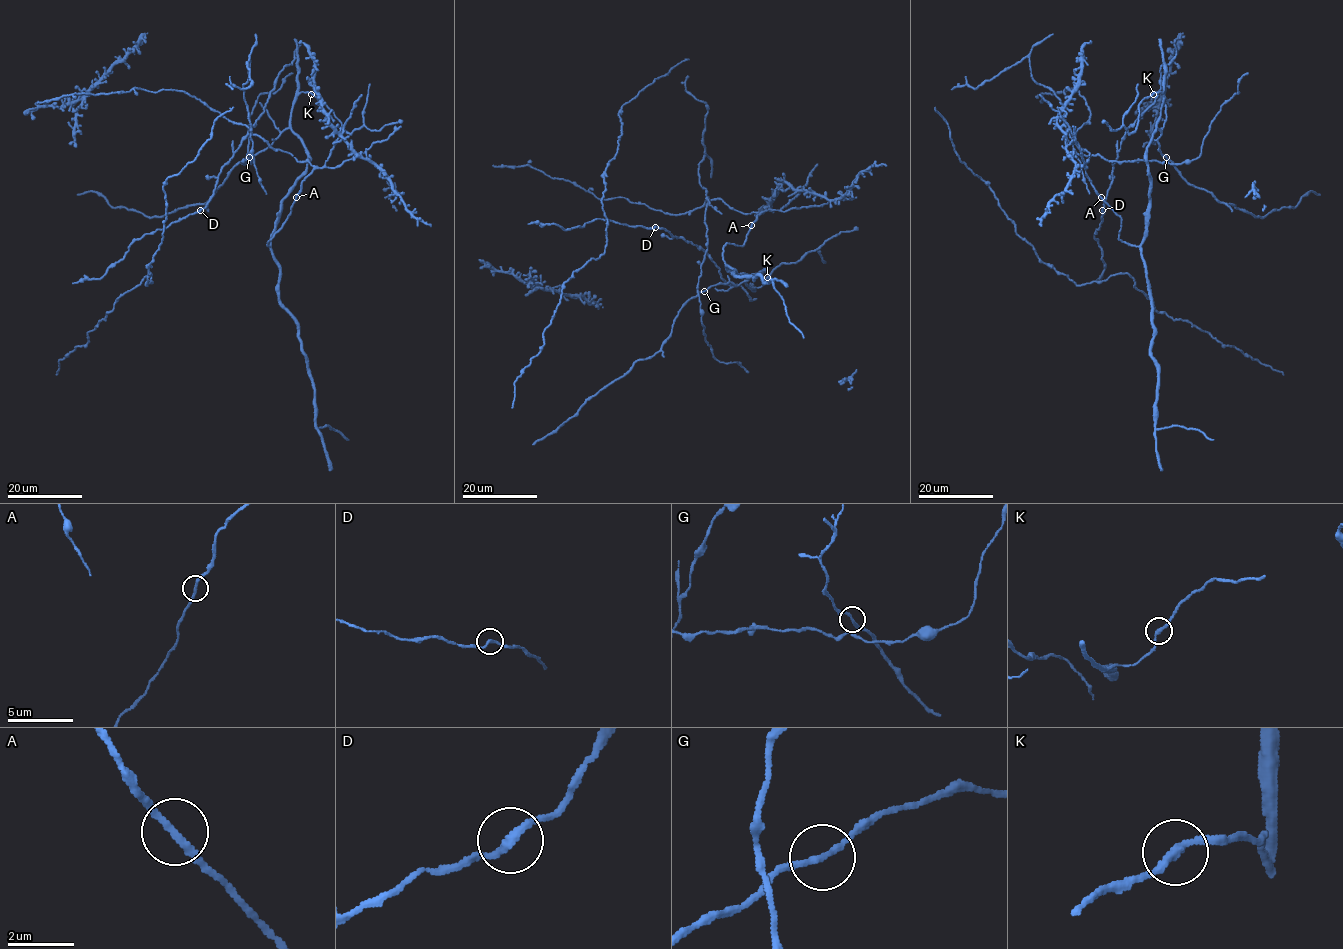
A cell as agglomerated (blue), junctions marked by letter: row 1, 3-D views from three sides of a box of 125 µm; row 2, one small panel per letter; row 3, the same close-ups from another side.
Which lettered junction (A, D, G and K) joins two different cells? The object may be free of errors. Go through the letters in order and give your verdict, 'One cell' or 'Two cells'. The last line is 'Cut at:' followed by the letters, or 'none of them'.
A: One cell
D: One cell
G: One cell
K: One cell
Cut at: none of them

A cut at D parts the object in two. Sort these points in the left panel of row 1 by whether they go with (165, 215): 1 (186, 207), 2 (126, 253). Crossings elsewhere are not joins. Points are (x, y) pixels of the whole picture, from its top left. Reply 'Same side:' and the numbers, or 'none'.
Same side: 1

